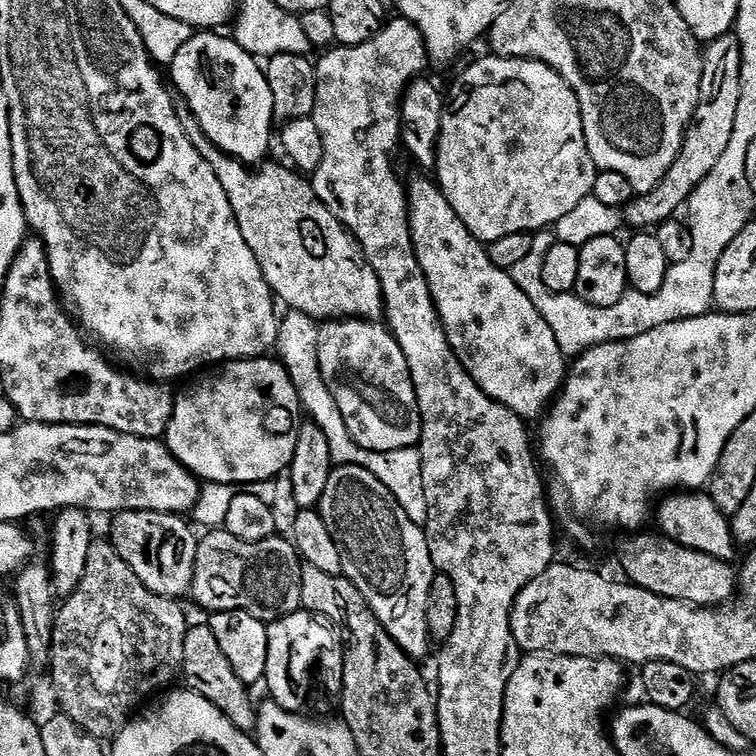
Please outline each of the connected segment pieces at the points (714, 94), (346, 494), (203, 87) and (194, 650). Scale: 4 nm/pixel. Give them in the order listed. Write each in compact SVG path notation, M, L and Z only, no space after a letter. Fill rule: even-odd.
M729 34L711 41L703 49L704 69L702 70L702 86L698 90L698 106L692 115L682 150L678 150L678 158L674 158L674 166L654 186L654 190L637 195L623 209L625 225L632 230L655 230L660 225L673 219L676 212L687 205L694 190L714 170L714 165L722 159L726 146L730 146L730 137L734 135L734 122L738 118L738 98L740 97L740 75L742 74L742 52L740 43L734 34Z
M357 464L333 467L318 511L340 548L343 575L358 586L386 634L398 642L408 657L423 662L434 647L428 635L428 599L432 580L438 574L430 558L425 529L409 518L394 494L370 470Z
M212 30L197 31L190 42L186 42L182 50L178 50L178 58L174 58L170 65L172 80L176 83L181 98L188 103L185 104L187 111L191 112L215 148L219 148L227 156L233 156L241 164L256 166L267 157L264 155L267 154L268 147L274 144L274 94L270 94L270 82L261 61L242 50L235 39L228 37L227 40L220 35L224 34L217 34Z
M207 623L189 627L186 634L186 646L184 647L184 671L183 679L188 679L187 687L191 691L202 694L202 698L206 698L210 702L214 702L214 706L218 706L218 710L222 710L222 714L226 718L230 718L230 722L234 722L234 726L238 730L252 734L256 731L256 718L258 715L257 705L252 705L252 696L249 685L242 682L242 678L238 678L238 674L234 674L234 666L230 666L230 658L226 658L226 654L222 654L222 646L218 646L218 638L214 638L211 627Z

